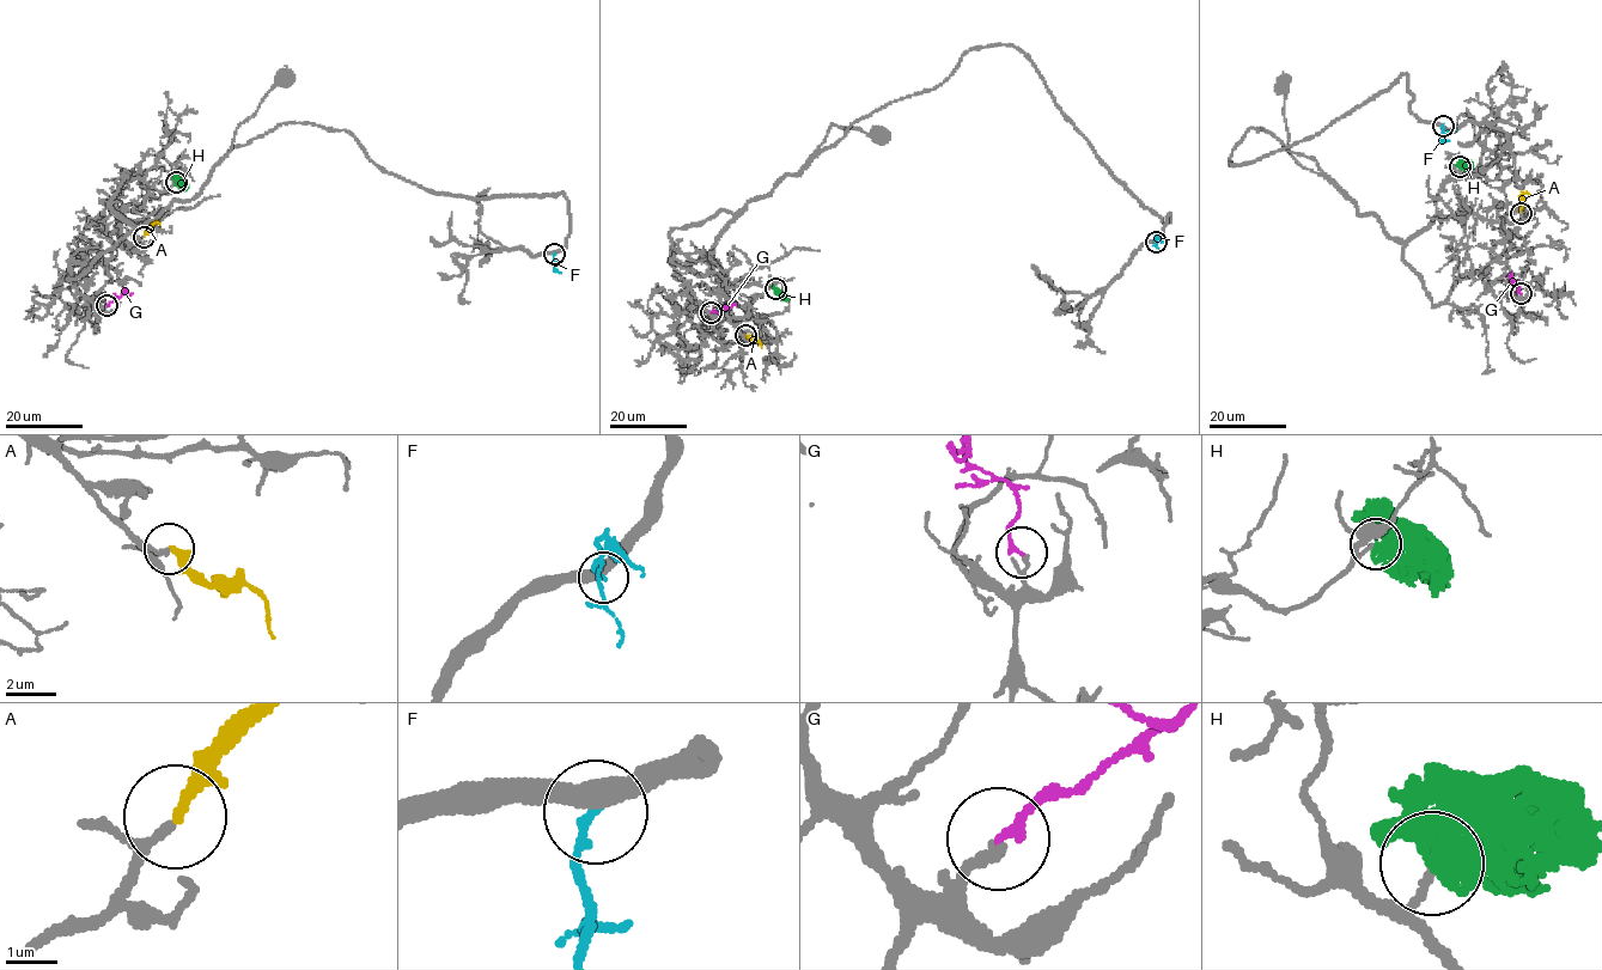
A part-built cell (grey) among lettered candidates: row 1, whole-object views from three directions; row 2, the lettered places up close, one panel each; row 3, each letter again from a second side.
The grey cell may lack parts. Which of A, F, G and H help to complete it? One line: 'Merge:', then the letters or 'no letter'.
Merge: A, G

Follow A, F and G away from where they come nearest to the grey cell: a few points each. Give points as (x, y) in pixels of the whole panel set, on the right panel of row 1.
A: (1521, 213), (1522, 193), (1530, 194)
F: (1443, 124), (1441, 140), (1449, 141)
G: (1520, 293), (1520, 284), (1509, 275)

